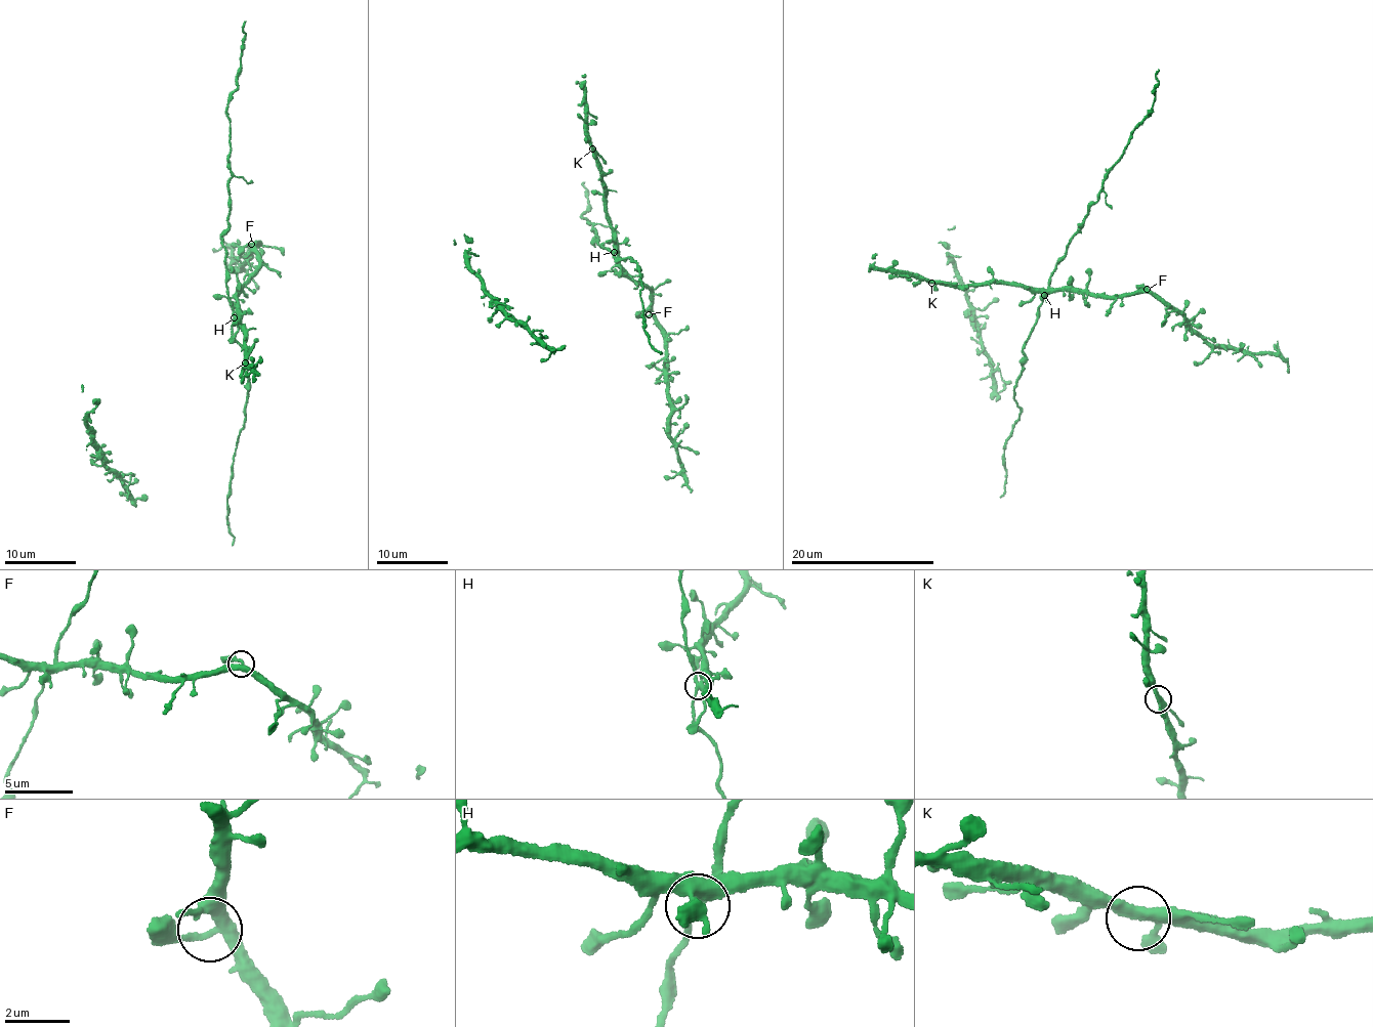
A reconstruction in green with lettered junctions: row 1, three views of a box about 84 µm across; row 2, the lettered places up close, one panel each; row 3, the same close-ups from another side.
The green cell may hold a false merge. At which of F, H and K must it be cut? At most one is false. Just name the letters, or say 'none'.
none

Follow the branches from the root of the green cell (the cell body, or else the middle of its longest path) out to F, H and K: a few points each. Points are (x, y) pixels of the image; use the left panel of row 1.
F: (248, 392), (247, 355), (231, 329), (237, 305), (234, 297), (258, 263), (251, 244)
H: (248, 392), (247, 355), (232, 335), (234, 317)
K: (248, 392), (247, 355), (232, 335), (233, 318), (237, 313), (249, 352), (245, 362)

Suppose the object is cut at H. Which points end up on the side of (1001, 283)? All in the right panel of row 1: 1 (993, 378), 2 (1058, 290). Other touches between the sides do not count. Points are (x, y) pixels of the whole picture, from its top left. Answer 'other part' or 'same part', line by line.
1: same part
2: same part

